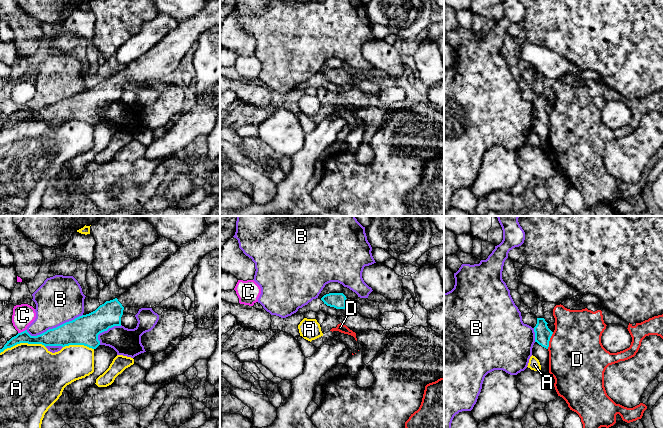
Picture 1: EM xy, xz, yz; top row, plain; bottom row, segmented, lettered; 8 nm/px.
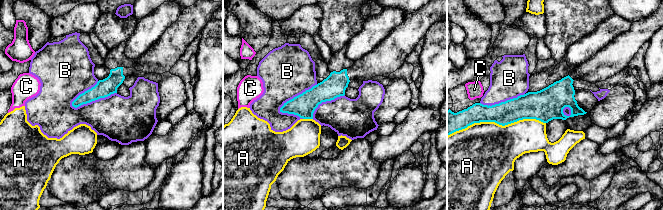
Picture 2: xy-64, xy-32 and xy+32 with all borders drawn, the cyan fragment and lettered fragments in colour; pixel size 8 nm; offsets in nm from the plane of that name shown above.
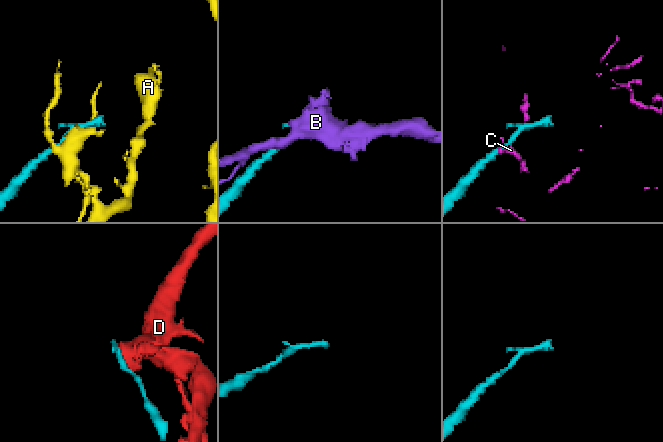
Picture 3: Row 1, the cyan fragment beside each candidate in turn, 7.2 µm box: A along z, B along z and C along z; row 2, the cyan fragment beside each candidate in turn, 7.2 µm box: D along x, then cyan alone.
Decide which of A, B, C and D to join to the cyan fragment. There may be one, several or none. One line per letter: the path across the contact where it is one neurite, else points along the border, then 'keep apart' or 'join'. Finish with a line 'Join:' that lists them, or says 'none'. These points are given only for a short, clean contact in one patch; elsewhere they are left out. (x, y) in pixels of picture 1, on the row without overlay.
A: keep apart
B: keep apart
C: along xy (25, 105), (18, 109) | keep apart
D: along yz (553, 108), (547, 124) | keep apart
Join: none

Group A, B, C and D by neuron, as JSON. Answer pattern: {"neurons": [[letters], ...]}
{"neurons": [["A", "C"], ["B"], ["D"]]}

